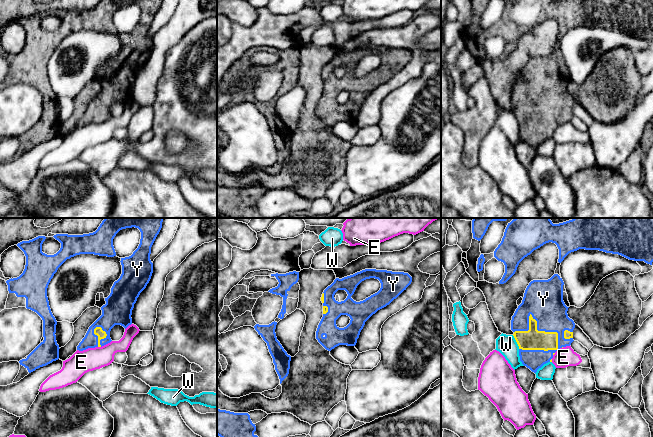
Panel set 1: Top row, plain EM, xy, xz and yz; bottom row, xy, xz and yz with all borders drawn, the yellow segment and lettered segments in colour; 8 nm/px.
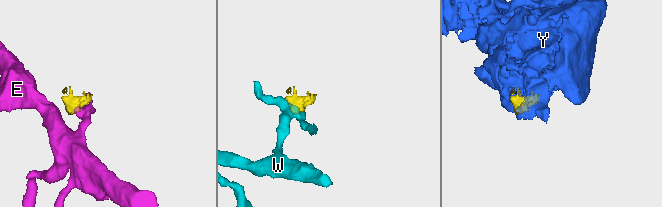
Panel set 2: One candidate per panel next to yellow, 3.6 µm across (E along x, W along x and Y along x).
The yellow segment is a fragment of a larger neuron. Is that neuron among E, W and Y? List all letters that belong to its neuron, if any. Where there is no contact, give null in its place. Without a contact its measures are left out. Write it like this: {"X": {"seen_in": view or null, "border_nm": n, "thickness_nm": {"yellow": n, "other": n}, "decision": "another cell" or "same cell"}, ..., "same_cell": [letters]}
{"E": {"seen_in": "xy", "border_nm": 30, "thickness_nm": {"yellow": 70, "other": 190}, "decision": "another cell"}, "W": {"seen_in": "yz", "border_nm": 130, "thickness_nm": {"yellow": 160, "other": 160}, "decision": "another cell"}, "Y": {"seen_in": "yz", "border_nm": 380, "thickness_nm": {"yellow": 160, "other": 320}, "decision": "same cell"}, "same_cell": ["Y"]}

